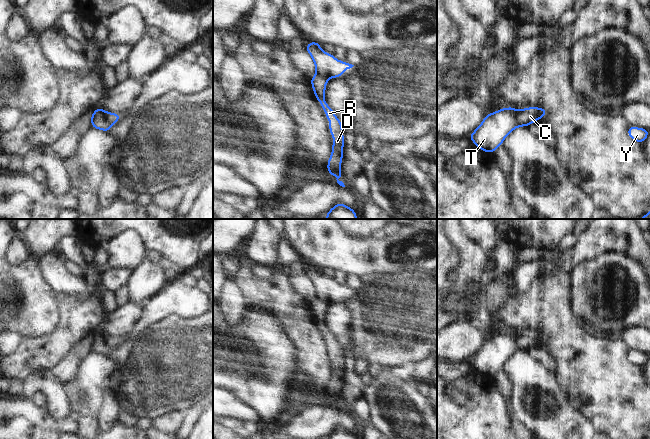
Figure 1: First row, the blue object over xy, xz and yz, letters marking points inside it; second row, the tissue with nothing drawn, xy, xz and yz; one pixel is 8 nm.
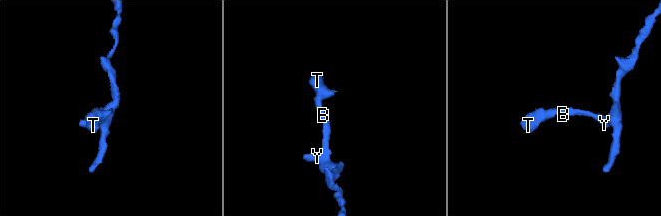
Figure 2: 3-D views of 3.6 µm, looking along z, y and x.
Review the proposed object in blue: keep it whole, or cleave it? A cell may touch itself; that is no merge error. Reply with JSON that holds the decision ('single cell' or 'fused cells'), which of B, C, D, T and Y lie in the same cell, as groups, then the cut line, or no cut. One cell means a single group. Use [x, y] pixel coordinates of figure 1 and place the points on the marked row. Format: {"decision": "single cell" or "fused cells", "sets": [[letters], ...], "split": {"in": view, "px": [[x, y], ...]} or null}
{"decision": "fused cells", "sets": [["B", "C", "D", "Y"], ["T"]], "split": {"in": "yz", "px": [[517, 111], [517, 121], [521, 125]]}}

